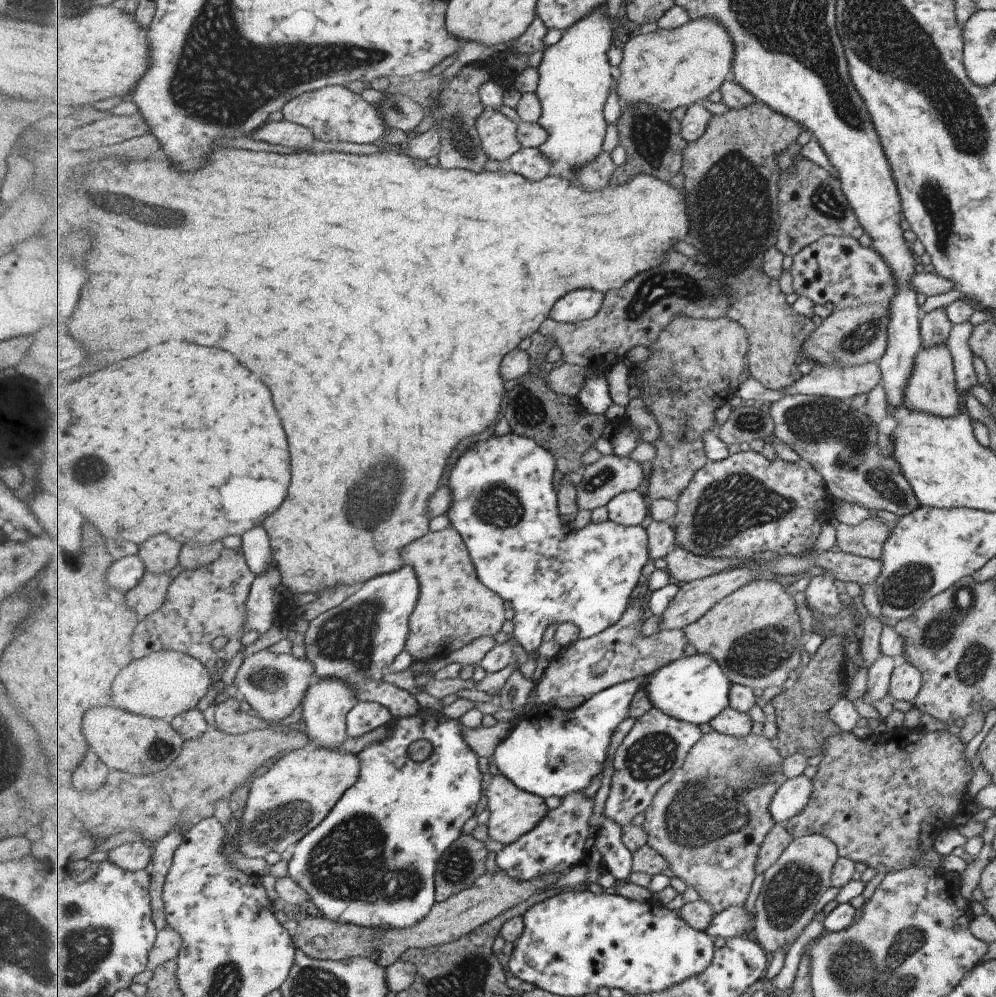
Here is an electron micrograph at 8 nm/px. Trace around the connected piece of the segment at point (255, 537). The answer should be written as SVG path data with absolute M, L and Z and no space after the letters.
M265 524L255 526L242 538L242 548L244 548L249 563L257 576L266 572L272 563L276 563L273 540Z

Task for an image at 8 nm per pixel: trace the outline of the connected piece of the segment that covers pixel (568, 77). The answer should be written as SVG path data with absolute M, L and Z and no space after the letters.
M608 6L598 7L587 14L580 22L564 32L563 37L555 44L544 50L543 60L538 67L540 79L537 93L543 102L543 113L539 123L550 133L549 141L540 149L553 162L553 164L566 164L568 166L572 182L579 182L578 171L600 158L606 146L608 136L608 118L606 118L606 104L612 94L612 87L616 80L616 69L610 64L608 52L614 44L616 26L619 16L615 18L608 14Z

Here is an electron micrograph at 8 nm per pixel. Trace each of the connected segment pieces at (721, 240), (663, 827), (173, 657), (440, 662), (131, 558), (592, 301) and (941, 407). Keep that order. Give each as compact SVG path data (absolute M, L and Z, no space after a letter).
M760 100L745 109L729 110L724 116L716 116L716 124L712 124L712 132L704 135L700 144L690 144L686 150L686 188L688 188L688 210L692 220L690 238L698 248L696 260L706 264L712 278L729 287L729 294L734 298L729 308L729 317L748 331L750 350L748 350L748 372L759 380L766 388L782 390L792 386L802 378L798 356L807 337L817 328L814 320L799 316L794 306L788 302L788 296L782 292L780 282L768 277L764 270L764 256L770 248L779 248L783 214L781 213L781 164L776 160L781 153L786 153L798 144L798 138L806 130L805 126L768 106Z
M707 728L704 738L688 755L687 762L679 770L679 774L664 786L663 790L656 795L655 802L645 812L645 823L642 826L649 832L648 845L661 852L671 863L671 870L688 886L689 892L704 901L708 901L715 908L716 913L724 912L730 907L744 907L744 904L750 900L750 894L752 894L754 884L758 880L759 872L757 869L759 868L759 856L762 854L763 844L766 842L768 835L775 830L775 826L778 823L772 814L771 804L775 796L779 794L779 790L788 781L783 767L786 760L787 758L783 755L777 741L764 736L764 734L738 736Z
M160 650L146 658L135 659L118 676L114 702L124 710L172 722L177 716L197 709L216 679L217 675L195 656Z
M482 636L470 644L466 644L464 648L460 650L454 650L452 654L439 658L438 660L431 661L428 666L425 666L419 670L413 671L413 675L421 674L426 670L434 672L436 674L442 667L450 664L451 662L460 662L462 666L479 664L480 661L489 653L497 644L492 636Z
M140 553L128 555L115 562L109 575L109 583L127 593L139 586L147 575L147 564Z
M589 288L570 292L564 296L564 300L560 300L560 304L556 304L550 317L563 323L577 323L594 318L603 309L607 294Z
M946 343L920 347L915 354L912 372L905 386L904 402L911 409L929 412L932 416L951 417L959 412L960 396L957 393L956 366Z

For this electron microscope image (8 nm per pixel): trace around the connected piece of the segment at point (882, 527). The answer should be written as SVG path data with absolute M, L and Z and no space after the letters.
M877 516L865 518L857 525L839 524L836 529L836 545L845 553L878 559L890 527Z

